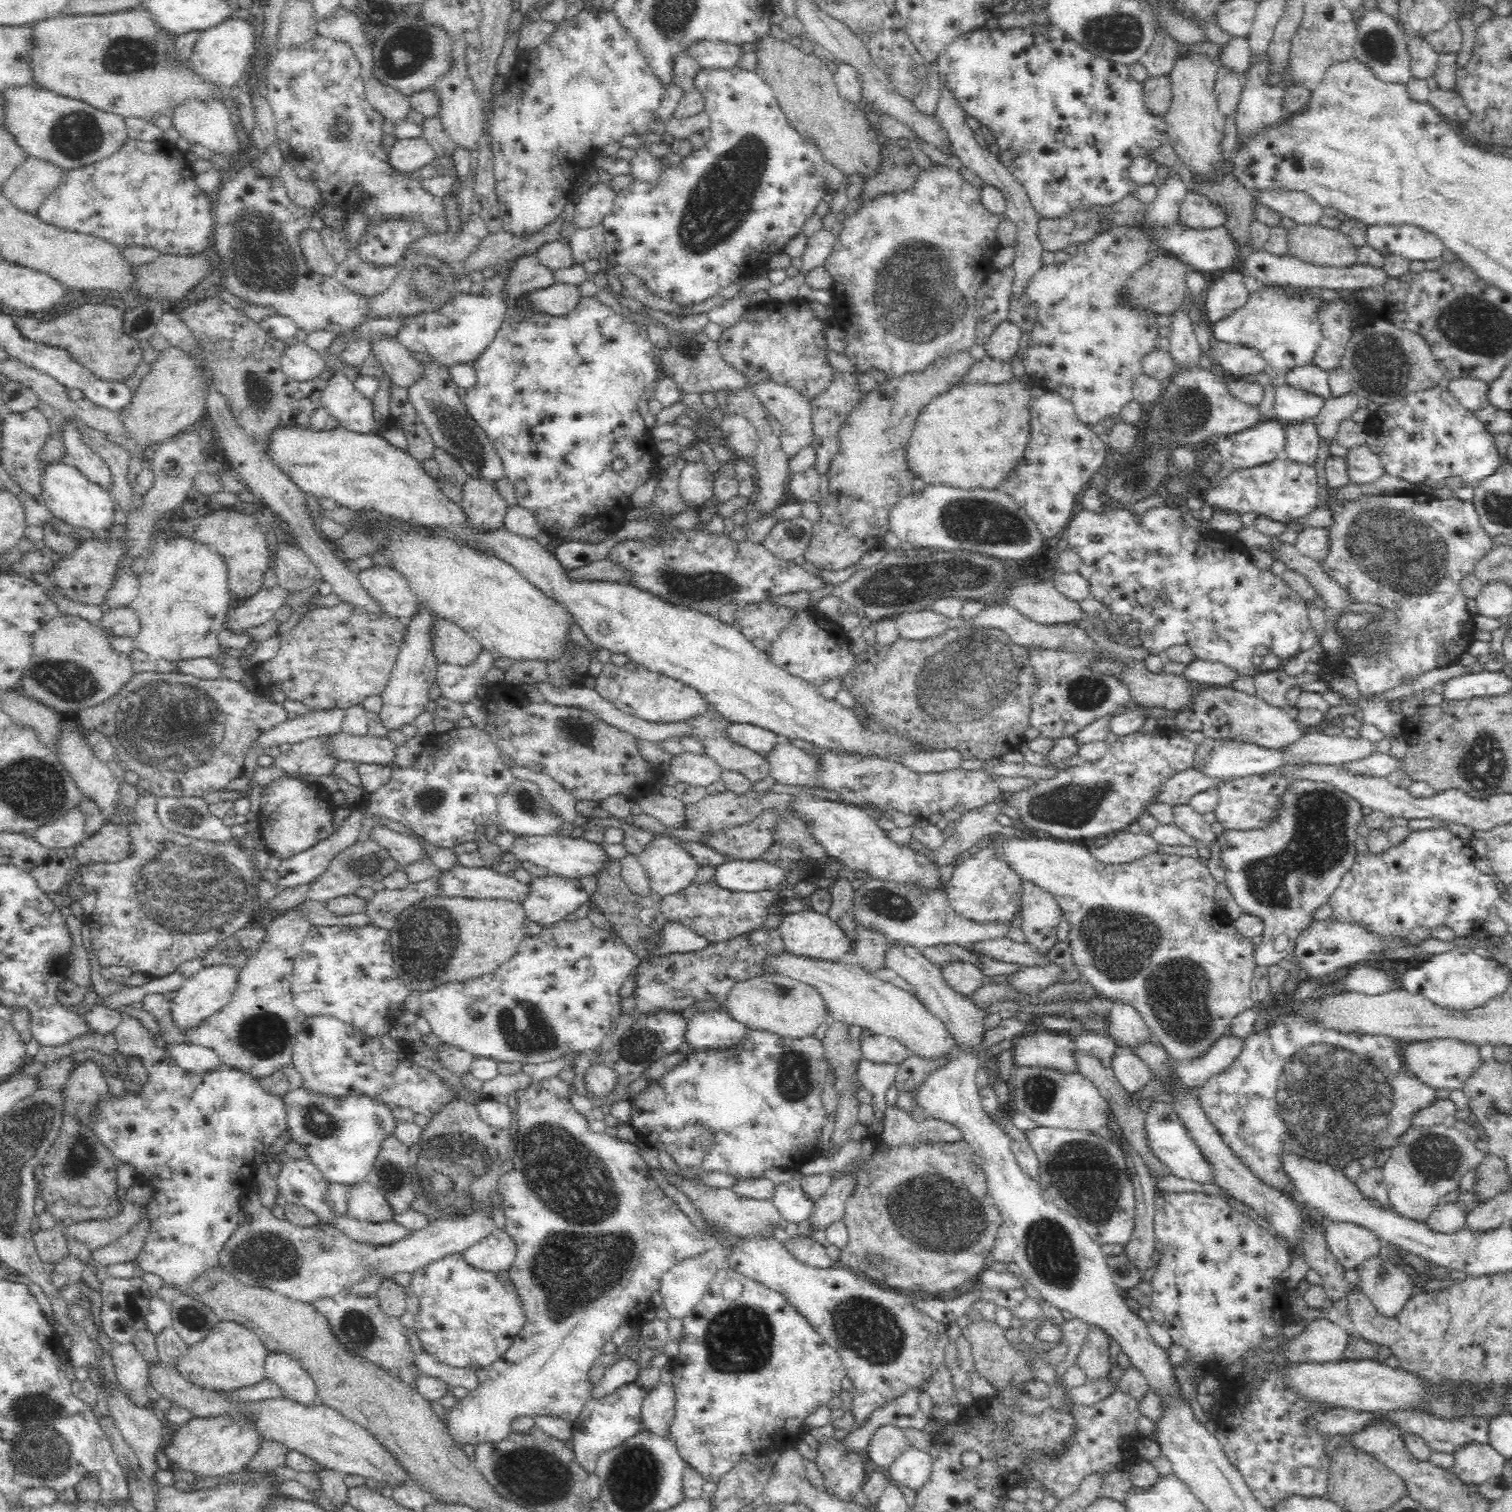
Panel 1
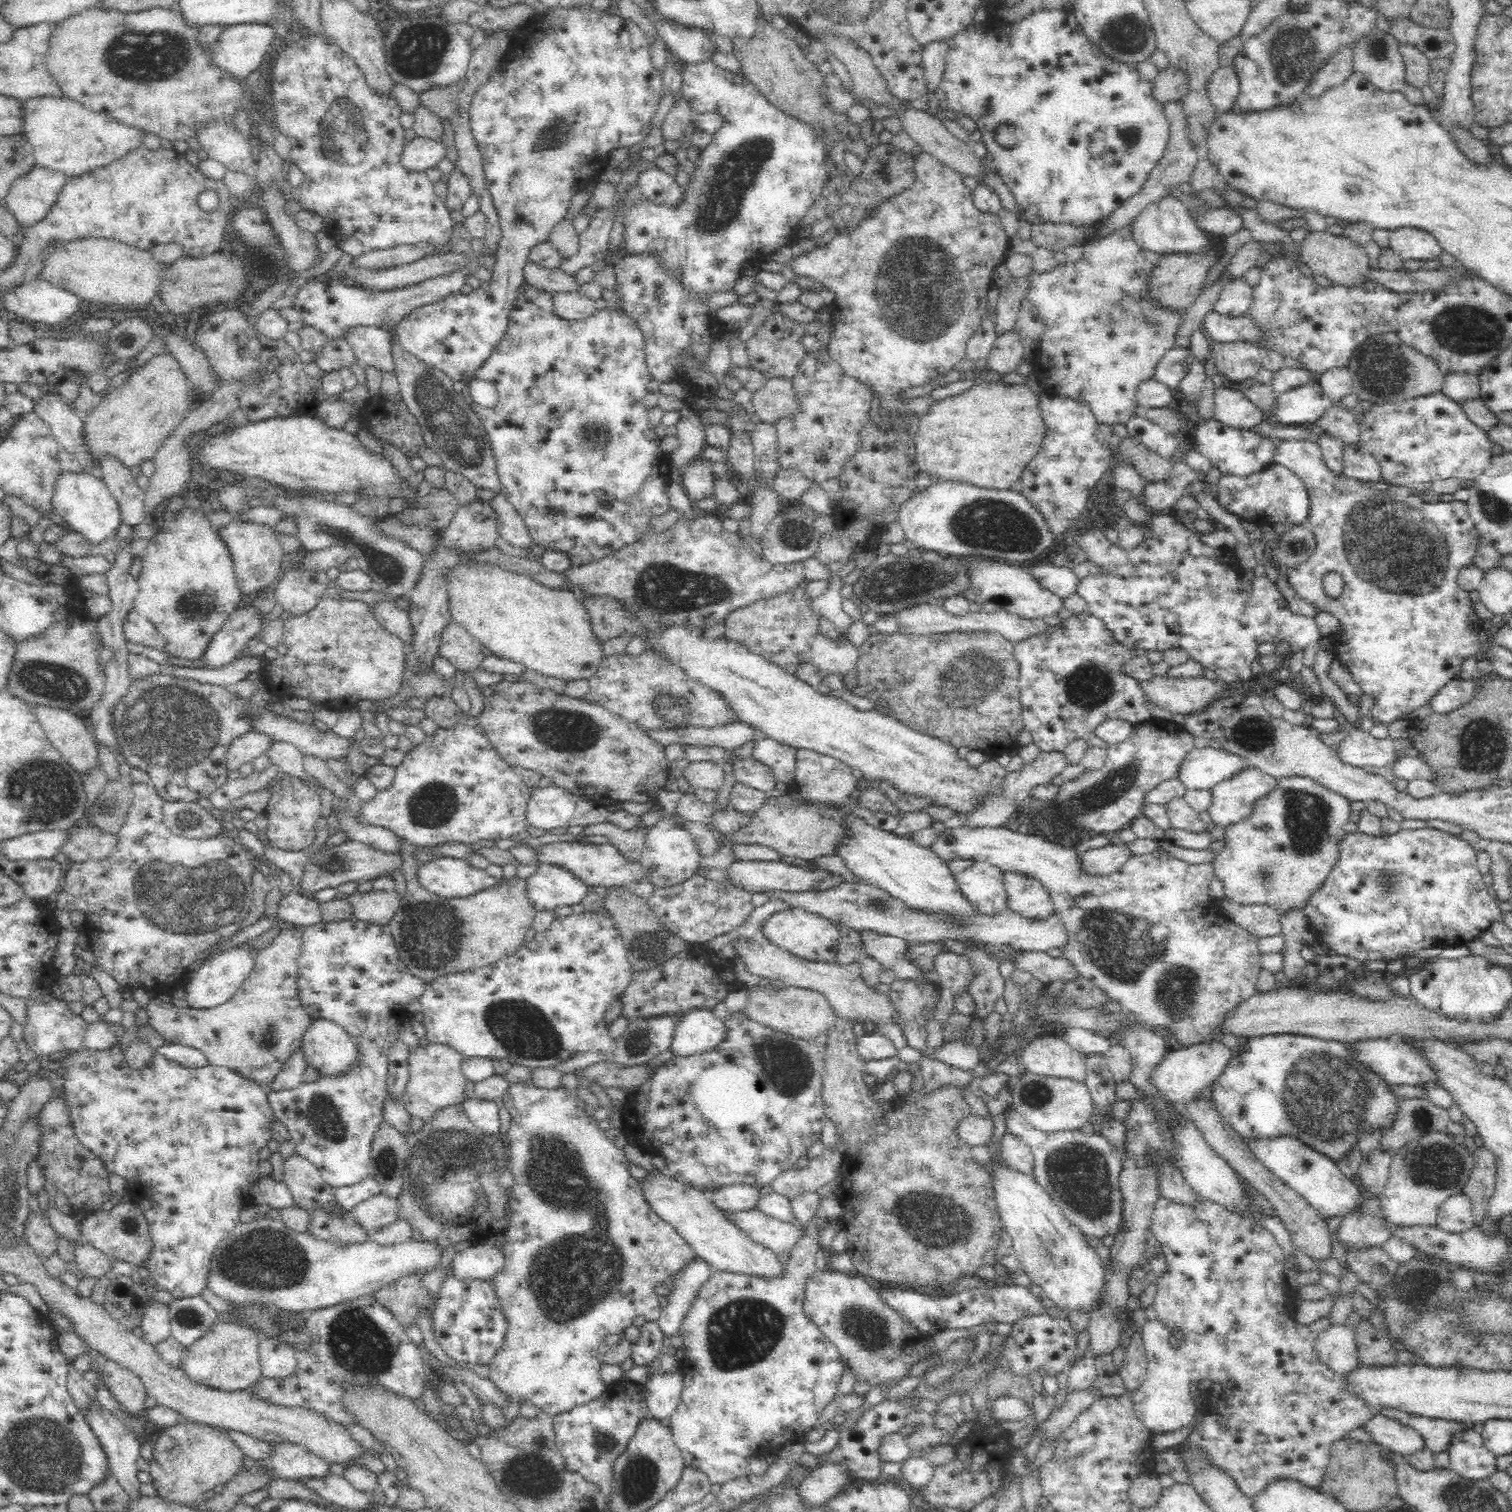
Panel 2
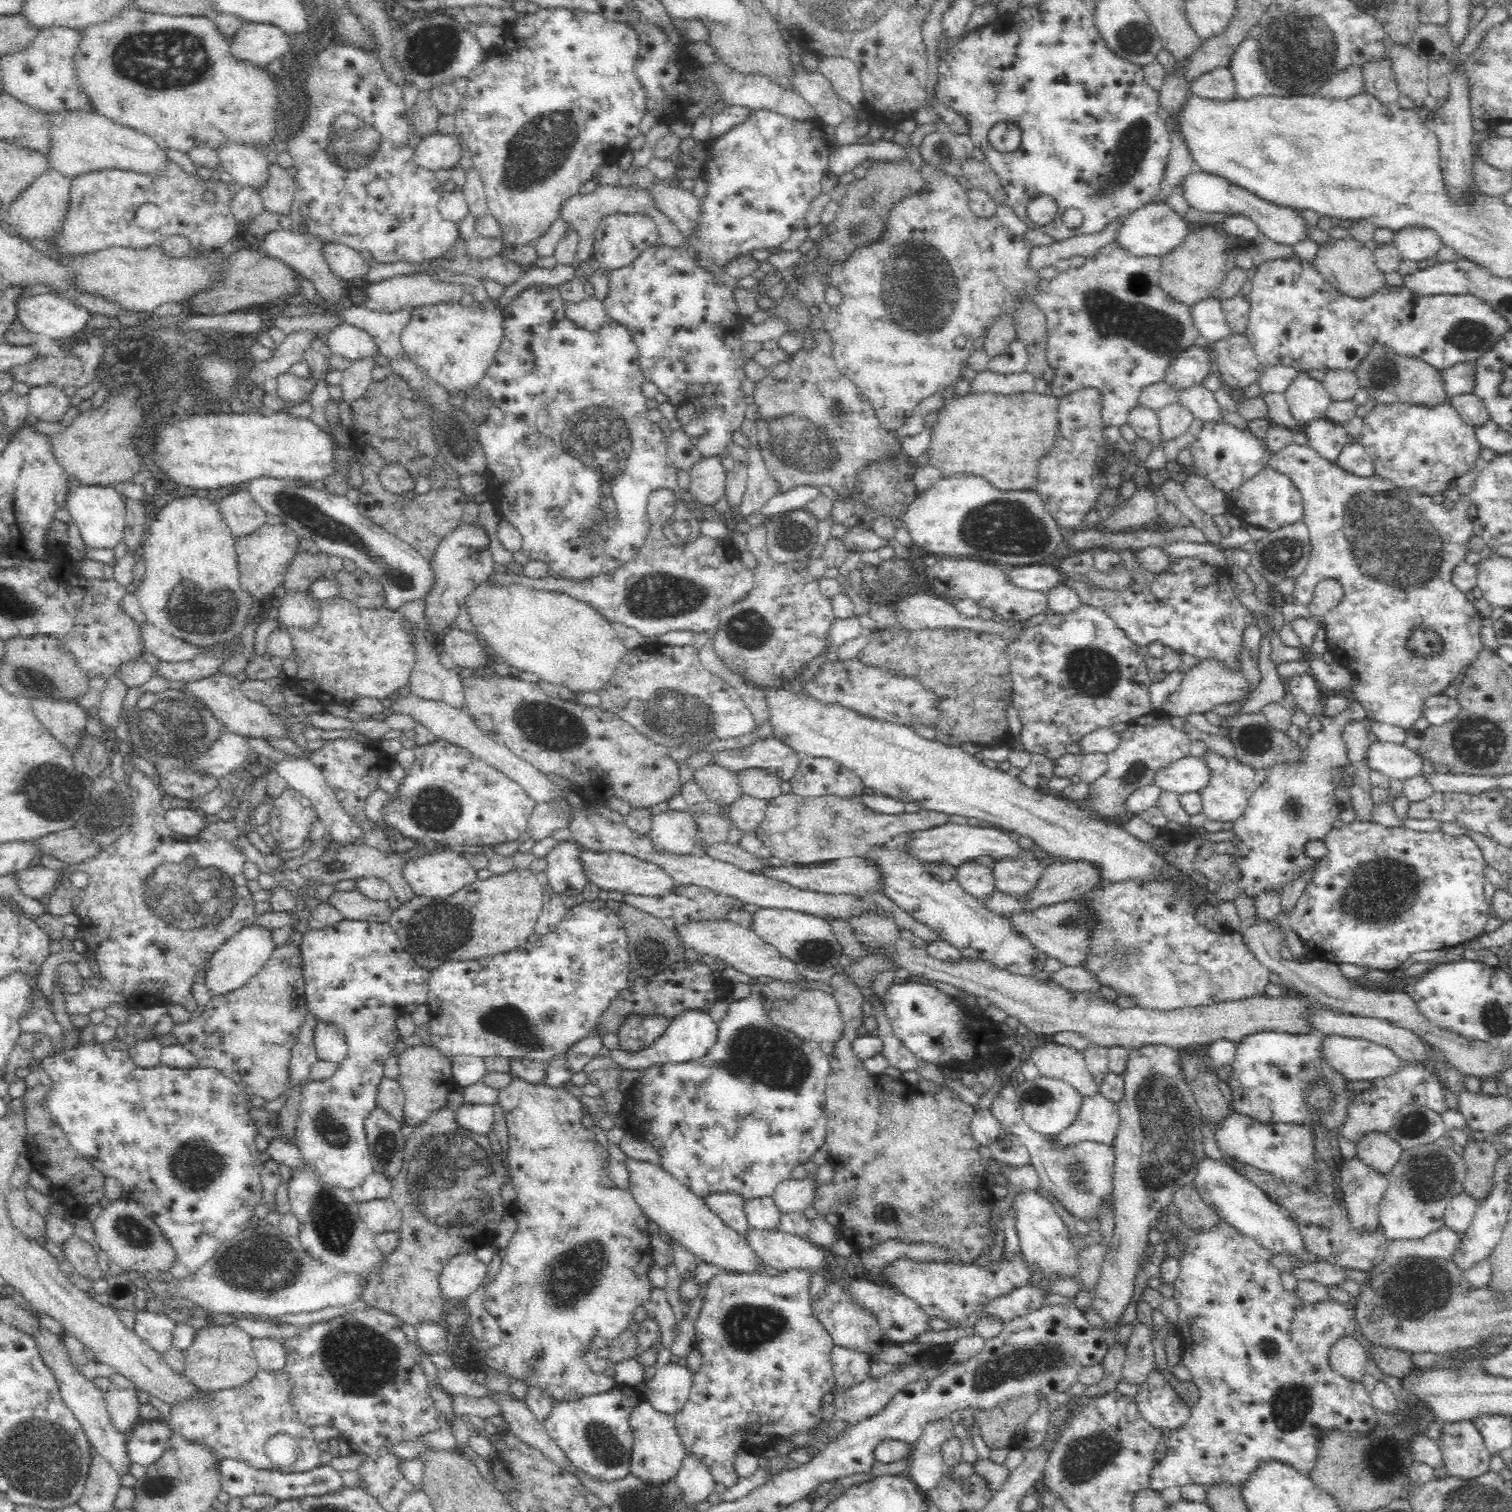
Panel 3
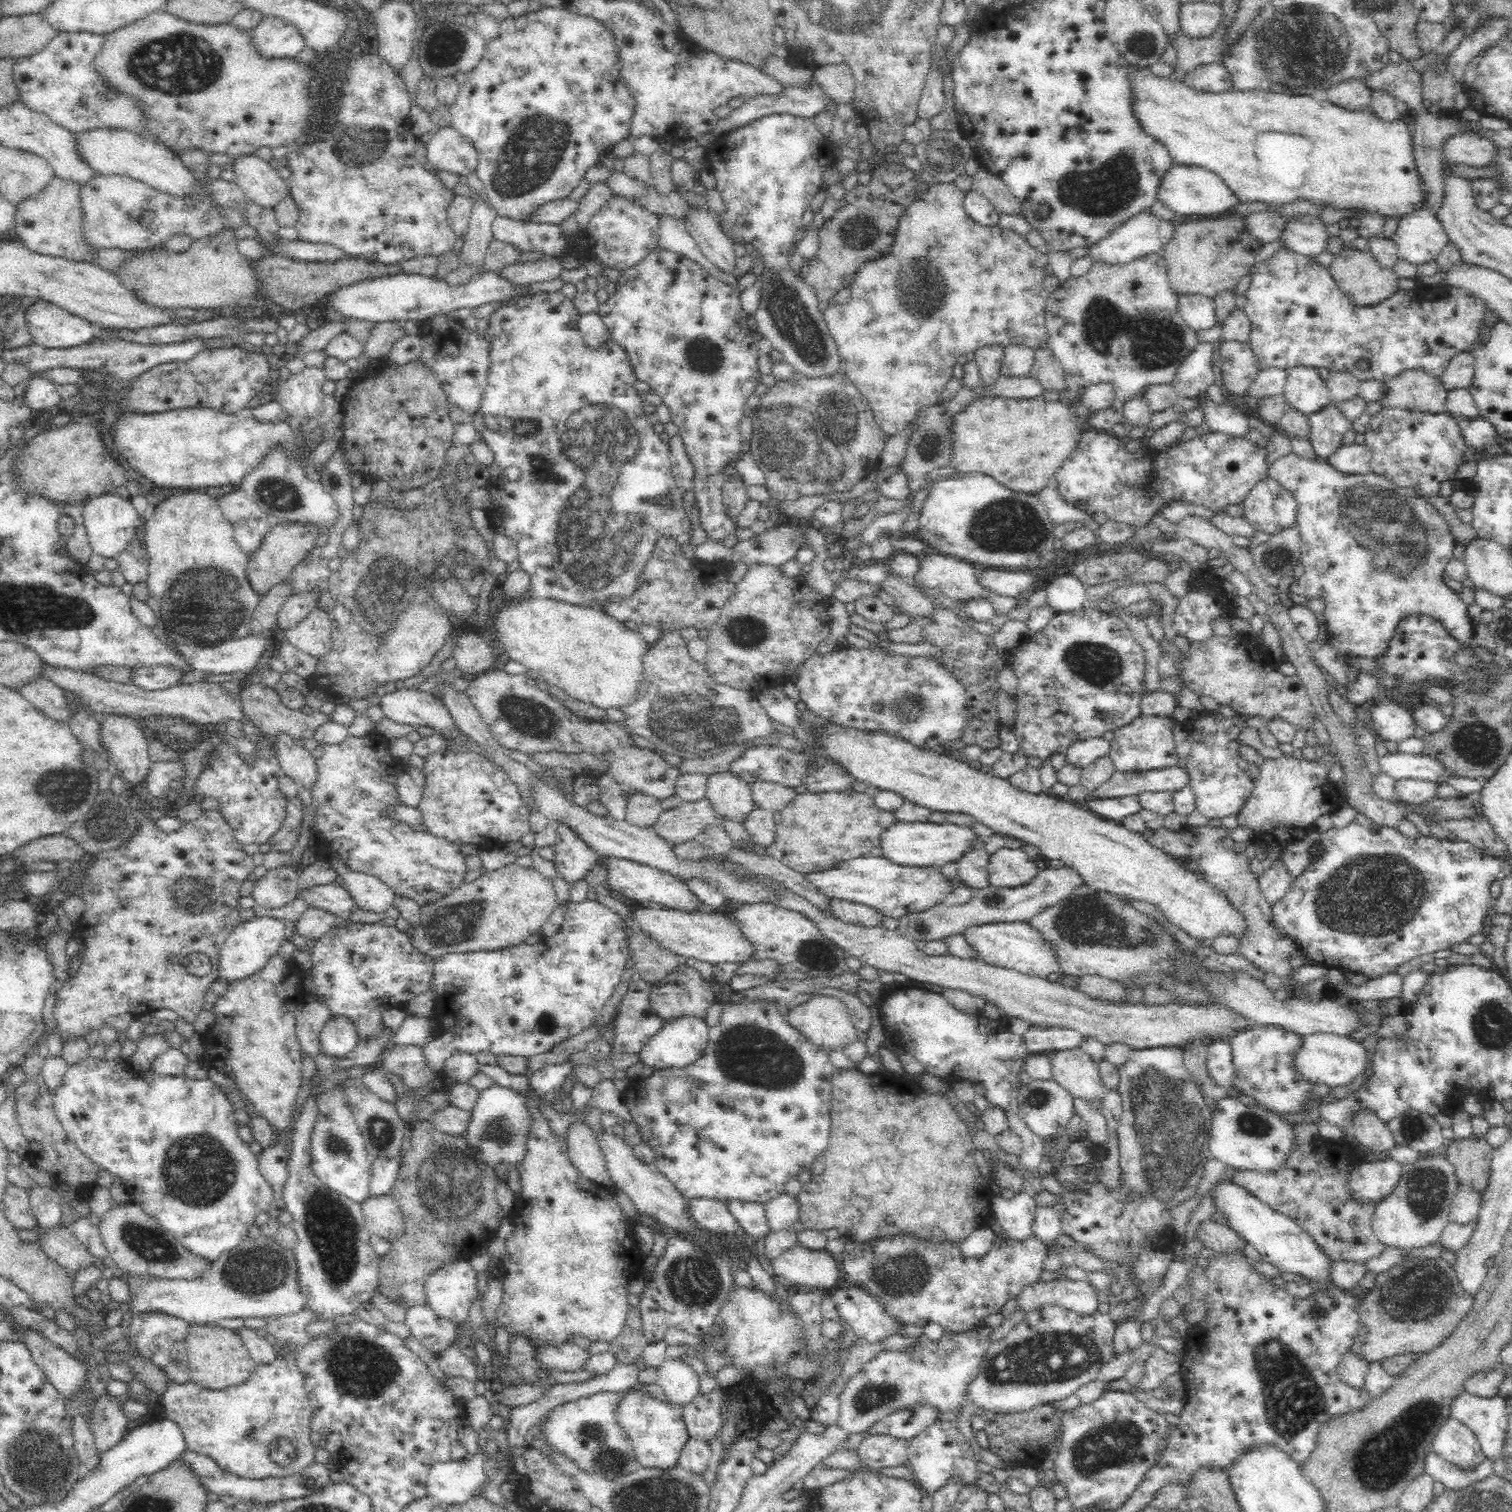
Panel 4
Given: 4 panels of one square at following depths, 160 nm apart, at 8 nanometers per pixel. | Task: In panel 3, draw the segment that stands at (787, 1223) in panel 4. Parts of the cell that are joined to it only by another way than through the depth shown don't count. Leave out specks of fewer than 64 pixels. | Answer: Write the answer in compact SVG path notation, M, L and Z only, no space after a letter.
M806 1165L803 1177L788 1177L779 1182L774 1189L773 1199L783 1214L786 1212L800 1212L813 1204L818 1180L816 1165Z

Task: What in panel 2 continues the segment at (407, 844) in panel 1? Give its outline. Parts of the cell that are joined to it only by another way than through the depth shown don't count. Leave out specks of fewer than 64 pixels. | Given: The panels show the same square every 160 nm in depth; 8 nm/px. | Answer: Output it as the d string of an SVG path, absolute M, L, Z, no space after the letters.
M348 812L340 820L340 826L348 833L350 839L373 846L381 850L384 854L399 854L402 842L405 842L402 837L399 837L390 829L381 826L358 824L353 819L351 812Z

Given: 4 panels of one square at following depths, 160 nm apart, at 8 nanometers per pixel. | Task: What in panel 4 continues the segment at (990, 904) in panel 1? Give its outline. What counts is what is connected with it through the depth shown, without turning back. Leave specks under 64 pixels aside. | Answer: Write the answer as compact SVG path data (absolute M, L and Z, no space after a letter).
M984 843L966 852L958 862L955 862L960 881L974 890L982 890L990 885L987 869L989 858L990 854L986 852Z

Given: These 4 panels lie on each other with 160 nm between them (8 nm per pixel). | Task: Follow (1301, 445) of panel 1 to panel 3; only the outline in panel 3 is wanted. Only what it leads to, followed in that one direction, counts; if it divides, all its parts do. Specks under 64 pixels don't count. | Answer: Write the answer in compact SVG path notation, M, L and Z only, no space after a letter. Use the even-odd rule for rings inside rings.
M1294 442L1278 450L1268 466L1292 480L1305 505L1302 521L1309 529L1312 552L1304 572L1293 578L1295 602L1308 608L1323 578L1340 582L1344 599L1328 609L1322 618L1327 650L1333 654L1336 663L1348 668L1358 678L1354 682L1352 698L1365 709L1366 720L1412 729L1416 720L1423 716L1425 700L1459 681L1461 674L1484 647L1480 642L1484 616L1452 581L1453 569L1466 560L1469 540L1474 537L1469 518L1470 493L1461 494L1456 504L1446 510L1442 504L1434 504L1428 494L1400 490L1378 475L1355 476L1319 456L1309 445L1300 446ZM1416 627L1426 628L1437 636L1441 640L1441 648L1433 653L1419 653L1410 648L1409 639Z

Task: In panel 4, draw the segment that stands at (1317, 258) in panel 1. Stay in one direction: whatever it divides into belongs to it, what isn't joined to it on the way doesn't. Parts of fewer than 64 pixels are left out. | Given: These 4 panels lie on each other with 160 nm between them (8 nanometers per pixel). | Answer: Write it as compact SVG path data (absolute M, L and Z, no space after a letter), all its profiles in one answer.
M1347 244L1343 247L1340 252L1334 254L1327 270L1352 304L1362 306L1376 304L1398 290L1397 274L1390 268L1382 268L1368 250L1354 250Z

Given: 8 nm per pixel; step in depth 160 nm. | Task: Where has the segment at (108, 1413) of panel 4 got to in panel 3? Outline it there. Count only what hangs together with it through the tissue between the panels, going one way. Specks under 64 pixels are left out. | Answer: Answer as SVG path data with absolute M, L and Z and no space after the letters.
M114 1371L109 1377L110 1388L104 1393L108 1413L113 1424L121 1432L131 1430L138 1424L140 1402L137 1386L126 1376Z

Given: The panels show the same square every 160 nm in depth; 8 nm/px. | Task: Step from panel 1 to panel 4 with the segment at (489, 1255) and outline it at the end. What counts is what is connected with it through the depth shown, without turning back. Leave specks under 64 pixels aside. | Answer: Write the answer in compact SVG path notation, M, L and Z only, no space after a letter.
M470 1259L442 1265L425 1282L430 1308L456 1324L467 1321L469 1308L478 1294L478 1275Z

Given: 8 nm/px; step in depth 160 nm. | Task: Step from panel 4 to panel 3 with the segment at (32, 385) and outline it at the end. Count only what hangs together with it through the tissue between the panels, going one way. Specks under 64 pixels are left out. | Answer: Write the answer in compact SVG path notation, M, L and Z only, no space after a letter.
M55 386L31 387L28 394L29 414L33 421L58 422L72 408L70 397Z

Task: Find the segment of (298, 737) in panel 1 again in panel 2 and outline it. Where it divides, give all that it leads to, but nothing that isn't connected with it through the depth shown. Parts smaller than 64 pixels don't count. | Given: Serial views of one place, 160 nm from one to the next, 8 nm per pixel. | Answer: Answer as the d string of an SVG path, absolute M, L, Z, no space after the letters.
M251 731L231 742L228 748L228 770L237 770L246 762L252 762L274 744L274 738L266 732Z

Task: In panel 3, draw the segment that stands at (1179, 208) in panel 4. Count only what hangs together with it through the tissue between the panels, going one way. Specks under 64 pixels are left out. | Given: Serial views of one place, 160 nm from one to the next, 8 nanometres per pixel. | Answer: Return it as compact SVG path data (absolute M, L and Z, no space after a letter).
M1196 168L1188 178L1184 178L1181 190L1186 202L1197 210L1206 213L1226 212L1226 214L1247 216L1256 223L1260 233L1278 243L1294 246L1307 238L1305 222L1297 215L1295 209L1272 204L1222 177L1205 173Z

